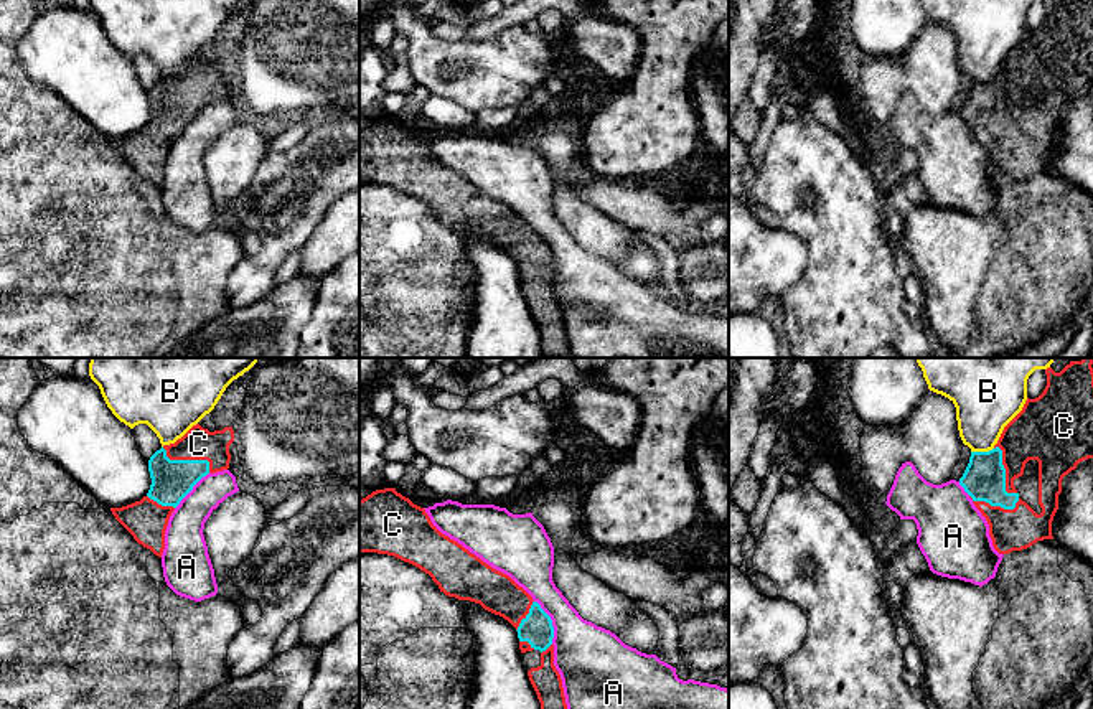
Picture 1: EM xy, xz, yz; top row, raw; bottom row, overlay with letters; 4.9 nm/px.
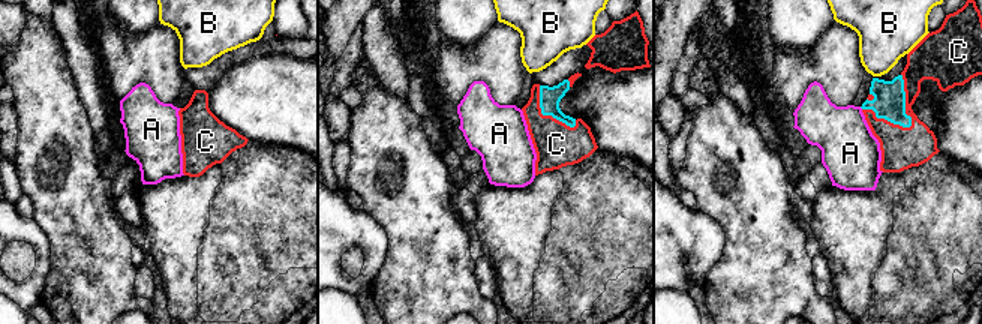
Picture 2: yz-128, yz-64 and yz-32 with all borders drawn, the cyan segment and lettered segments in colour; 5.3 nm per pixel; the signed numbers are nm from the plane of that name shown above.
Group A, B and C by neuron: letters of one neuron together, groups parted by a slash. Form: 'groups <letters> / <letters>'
groups A / B / C

